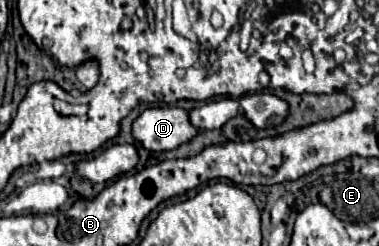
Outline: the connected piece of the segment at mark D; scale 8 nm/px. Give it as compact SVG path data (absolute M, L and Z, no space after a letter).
M146 108L132 122L134 140L146 150L174 150L196 136L196 128L188 122L182 108Z

